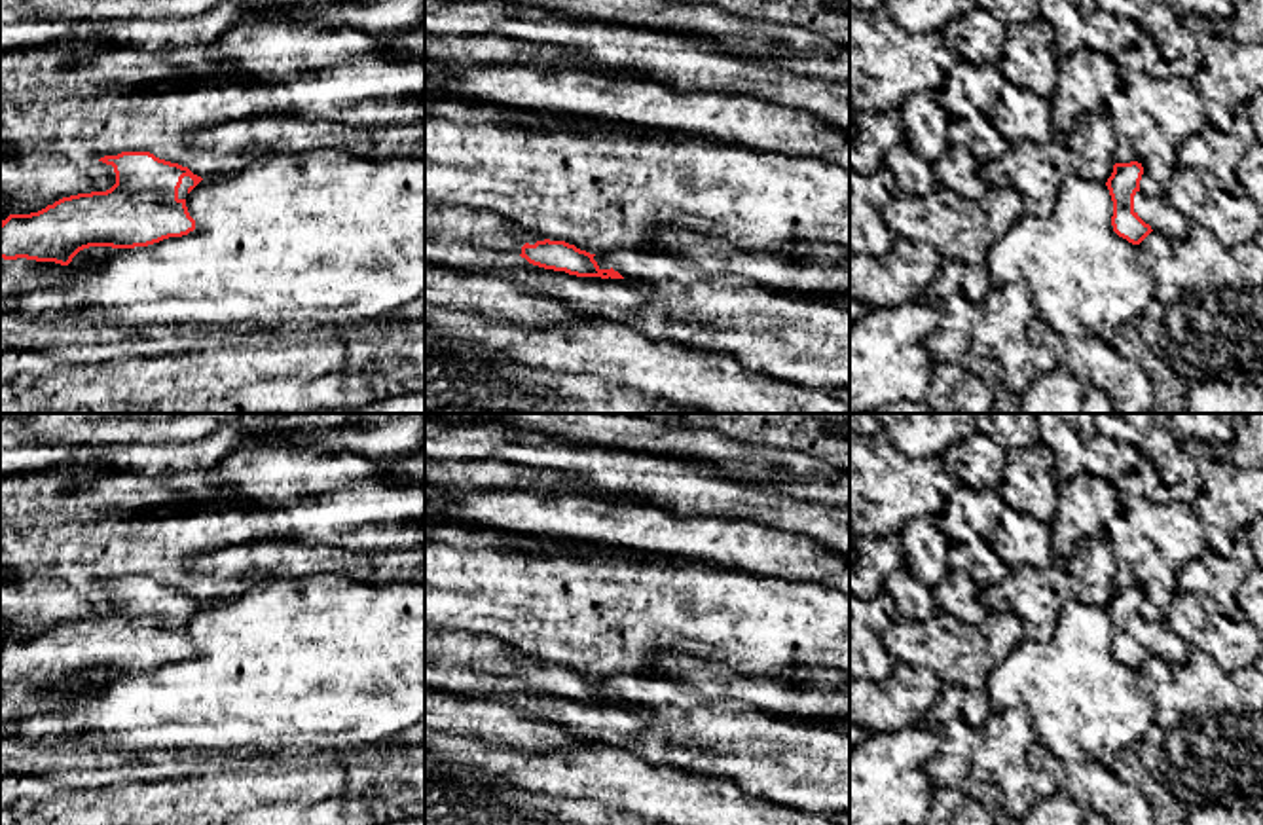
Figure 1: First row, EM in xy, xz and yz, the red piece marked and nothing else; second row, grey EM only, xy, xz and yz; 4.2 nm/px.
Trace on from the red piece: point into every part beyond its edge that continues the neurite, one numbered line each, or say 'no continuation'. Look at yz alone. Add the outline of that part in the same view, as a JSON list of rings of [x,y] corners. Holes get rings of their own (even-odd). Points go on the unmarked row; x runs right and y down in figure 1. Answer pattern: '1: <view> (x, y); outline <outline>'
1: yz (1155, 636); outline [[[1142,616],[1134,620],[1134,637],[1151,651],[1153,656],[1159,656],[1172,664],[1181,664],[1189,656],[1189,649],[1183,639],[1180,639],[1164,620],[1147,622]]]

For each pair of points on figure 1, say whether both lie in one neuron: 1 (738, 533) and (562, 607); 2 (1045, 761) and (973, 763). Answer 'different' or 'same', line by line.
1: different
2: different

